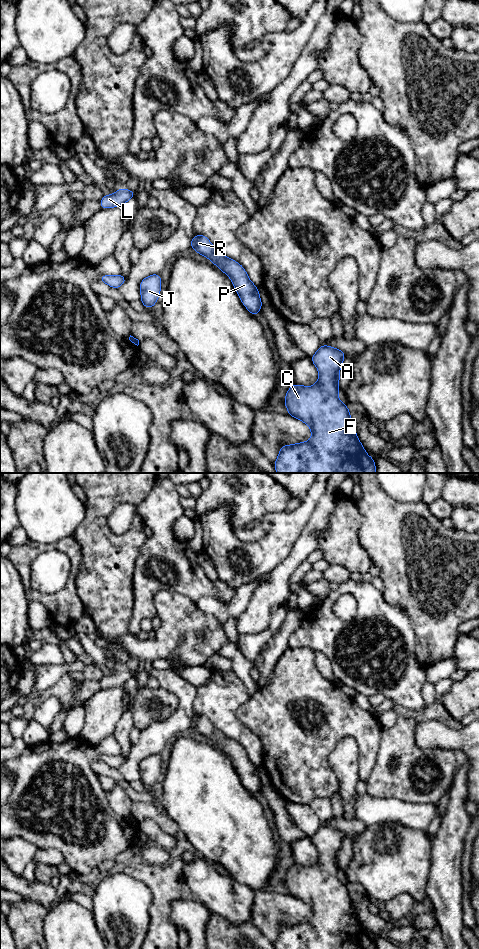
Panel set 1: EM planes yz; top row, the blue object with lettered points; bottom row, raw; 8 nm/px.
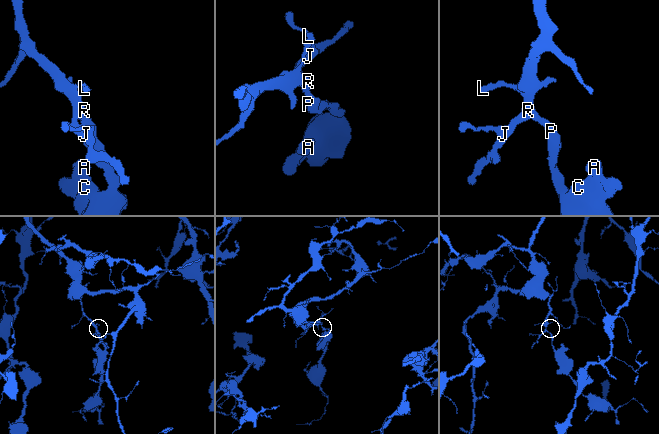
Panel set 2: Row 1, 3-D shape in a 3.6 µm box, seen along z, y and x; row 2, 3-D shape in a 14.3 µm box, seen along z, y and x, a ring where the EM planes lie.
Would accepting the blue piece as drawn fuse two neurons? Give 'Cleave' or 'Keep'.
Keep

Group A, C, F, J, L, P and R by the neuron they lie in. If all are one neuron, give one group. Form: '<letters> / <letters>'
A C F J L P R

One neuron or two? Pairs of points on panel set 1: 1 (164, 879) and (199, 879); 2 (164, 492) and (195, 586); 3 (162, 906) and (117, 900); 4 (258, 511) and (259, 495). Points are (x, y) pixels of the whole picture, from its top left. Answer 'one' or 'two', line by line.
1: two
2: one
3: two
4: one

